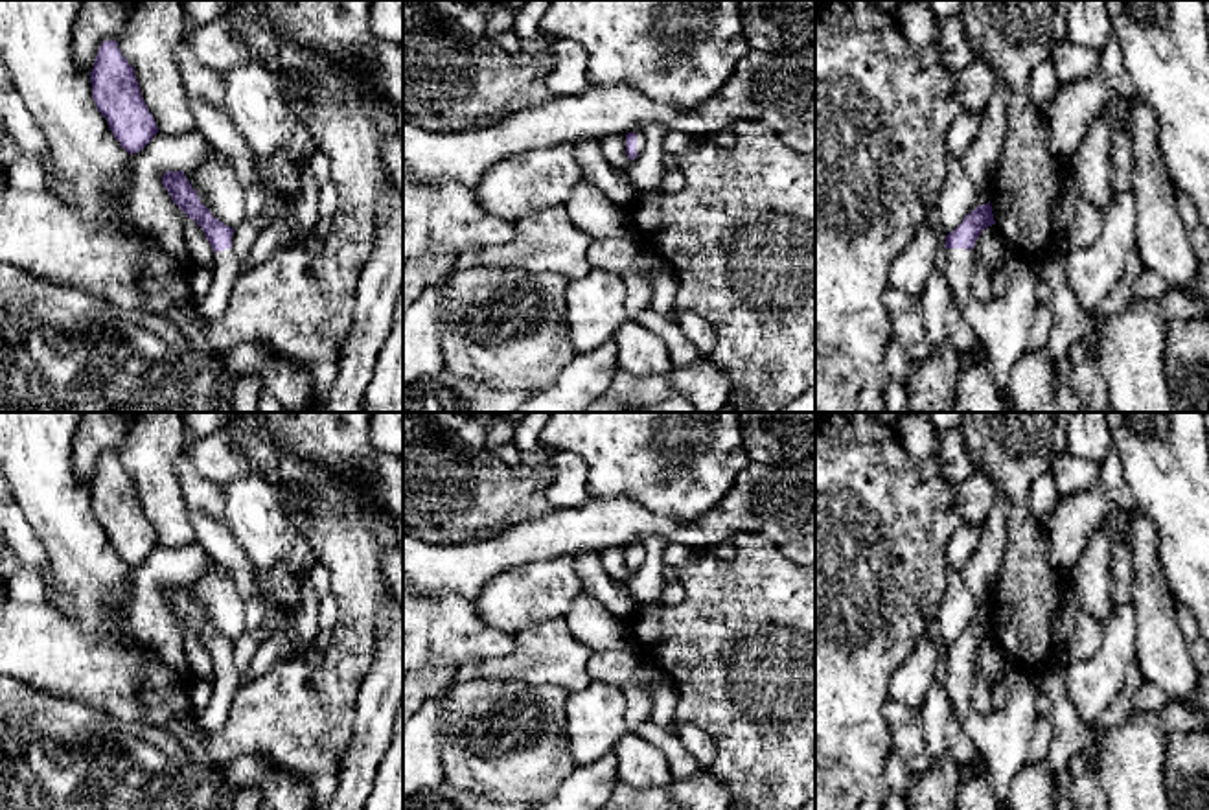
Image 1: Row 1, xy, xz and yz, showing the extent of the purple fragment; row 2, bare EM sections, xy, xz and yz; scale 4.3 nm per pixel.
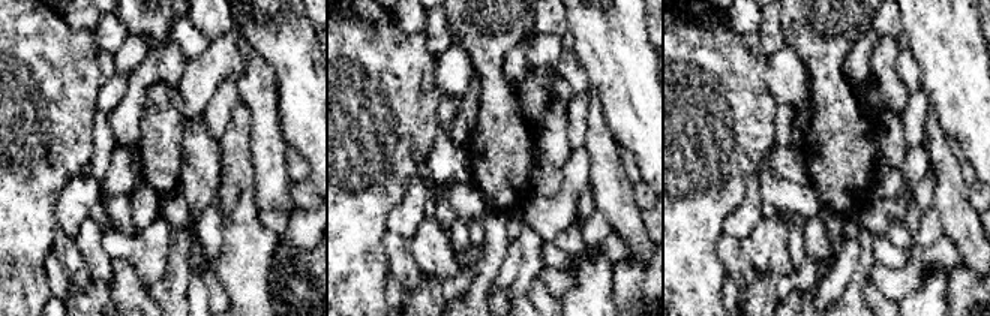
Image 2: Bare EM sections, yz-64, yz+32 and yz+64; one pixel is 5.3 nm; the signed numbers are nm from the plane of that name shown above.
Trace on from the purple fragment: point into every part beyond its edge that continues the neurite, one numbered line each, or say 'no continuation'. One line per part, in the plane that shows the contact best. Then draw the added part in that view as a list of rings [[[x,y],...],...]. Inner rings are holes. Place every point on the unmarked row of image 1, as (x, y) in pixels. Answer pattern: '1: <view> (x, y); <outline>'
1: yz (1003, 737); [[[946,663],[948,679],[944,688],[948,690],[953,712],[988,764],[988,775],[999,806],[1012,810],[1010,786],[1029,758],[1034,729],[1040,720],[1040,690],[1031,674],[1012,670],[1007,674],[1008,700],[1005,707],[990,714],[979,714],[970,700],[972,663]]]

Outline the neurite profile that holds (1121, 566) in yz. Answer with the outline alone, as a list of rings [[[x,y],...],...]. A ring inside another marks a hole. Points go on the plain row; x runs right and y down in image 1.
[[[1119,536],[1110,558],[1110,600],[1113,608],[1132,602],[1134,560],[1126,538]]]

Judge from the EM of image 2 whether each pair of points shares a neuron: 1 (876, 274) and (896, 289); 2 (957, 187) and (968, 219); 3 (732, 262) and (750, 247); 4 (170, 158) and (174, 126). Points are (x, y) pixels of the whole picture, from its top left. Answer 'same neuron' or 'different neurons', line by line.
1: same neuron
2: same neuron
3: different neurons
4: same neuron

